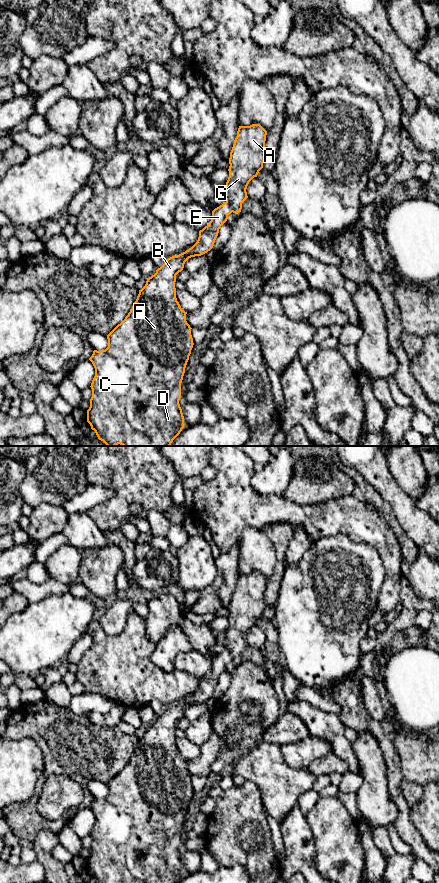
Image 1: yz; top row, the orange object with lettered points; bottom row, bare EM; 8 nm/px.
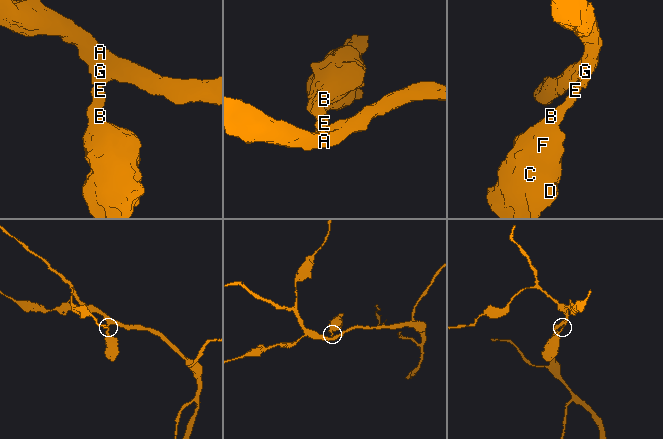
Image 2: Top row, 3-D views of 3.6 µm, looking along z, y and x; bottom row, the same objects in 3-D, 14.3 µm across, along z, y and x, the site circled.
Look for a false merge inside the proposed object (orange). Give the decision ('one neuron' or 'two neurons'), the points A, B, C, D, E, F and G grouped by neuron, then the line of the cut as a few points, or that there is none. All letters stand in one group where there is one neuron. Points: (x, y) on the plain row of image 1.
one neuron; A B C D E F G; no cut

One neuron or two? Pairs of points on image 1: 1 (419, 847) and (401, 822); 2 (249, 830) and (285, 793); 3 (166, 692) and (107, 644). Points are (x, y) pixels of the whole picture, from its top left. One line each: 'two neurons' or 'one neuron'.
1: one neuron
2: two neurons
3: one neuron

